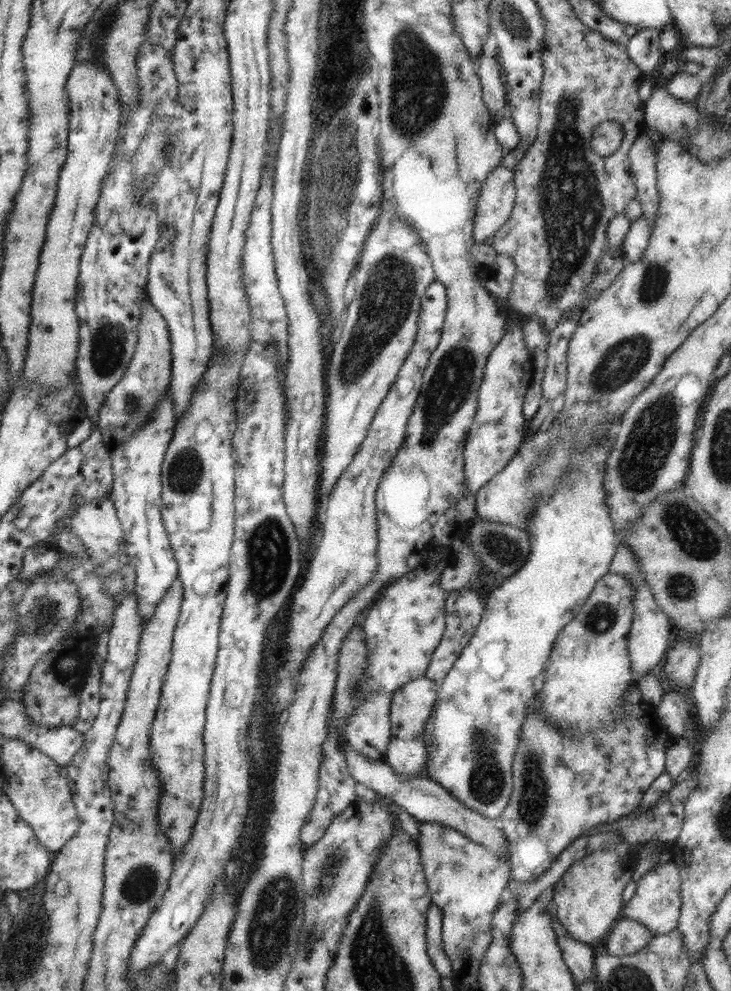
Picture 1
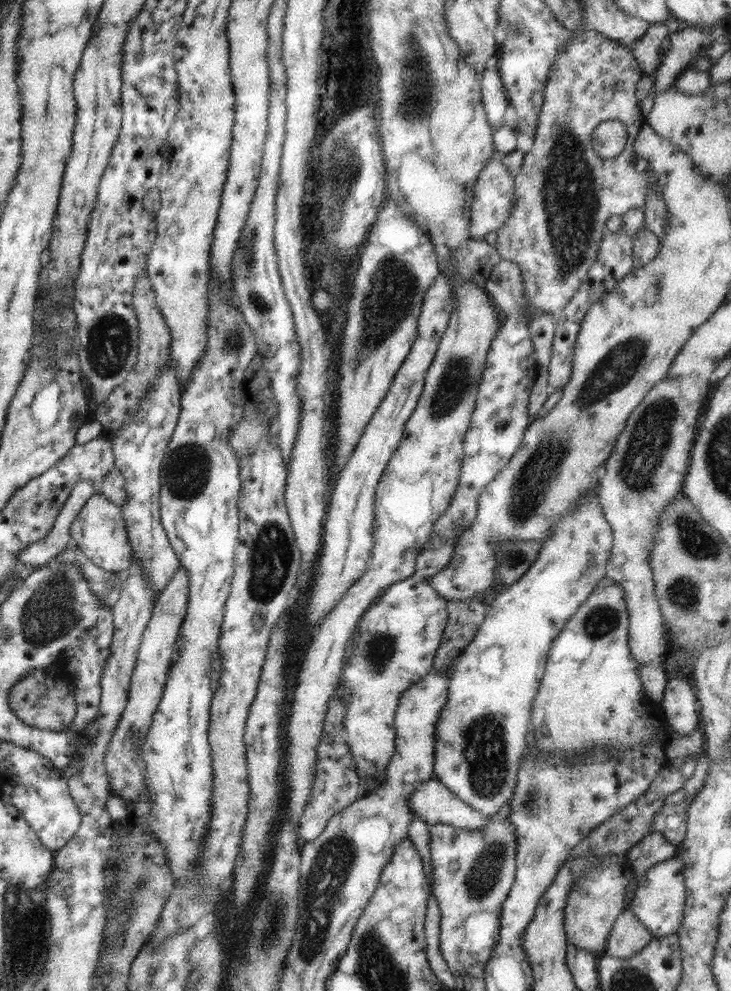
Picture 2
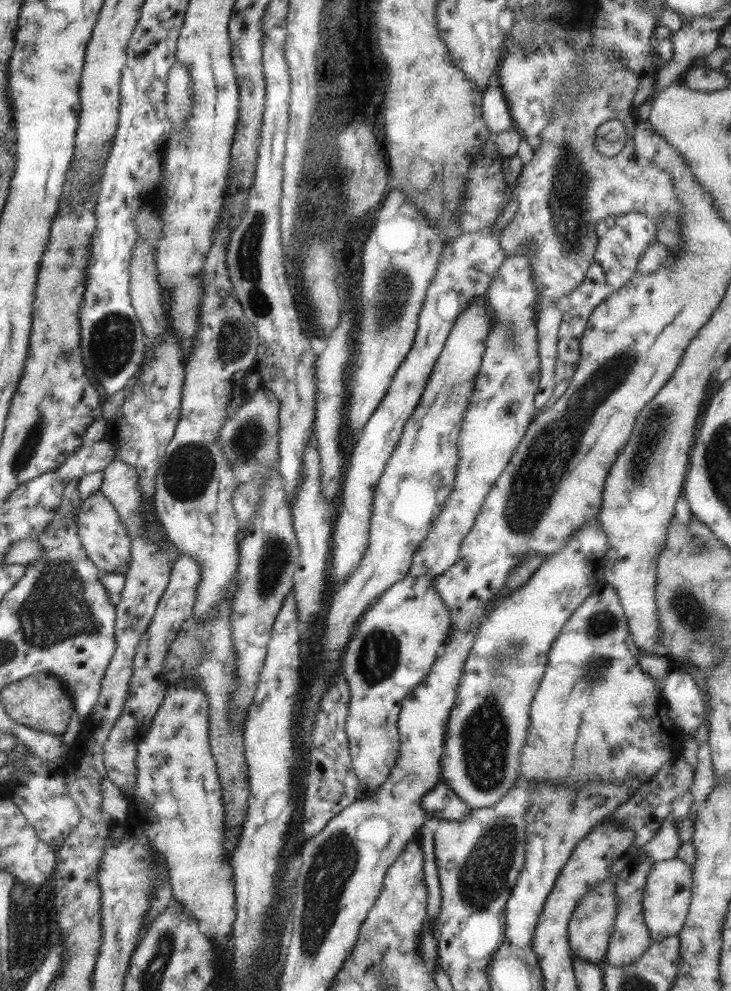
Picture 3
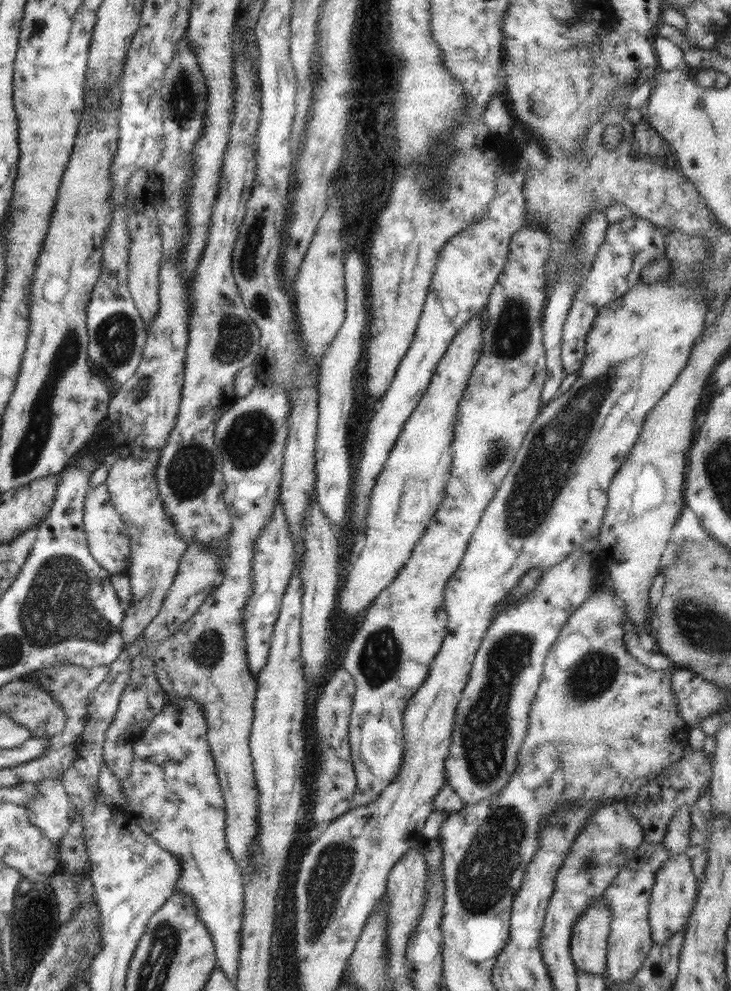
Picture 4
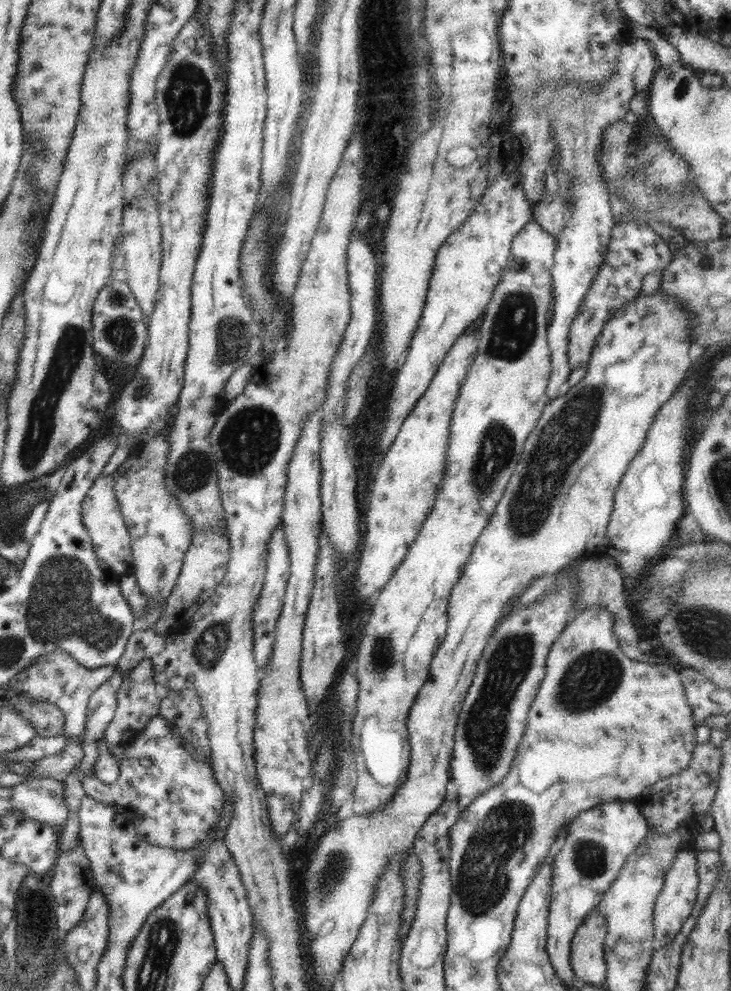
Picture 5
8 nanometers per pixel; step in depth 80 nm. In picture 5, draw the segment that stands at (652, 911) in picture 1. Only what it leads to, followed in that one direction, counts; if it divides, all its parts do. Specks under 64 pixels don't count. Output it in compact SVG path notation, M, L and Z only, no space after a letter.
M681 850L671 867L666 871L664 888L660 890L654 905L654 938L658 946L665 946L674 940L682 926L694 916L694 905L697 903L698 857L691 850Z

